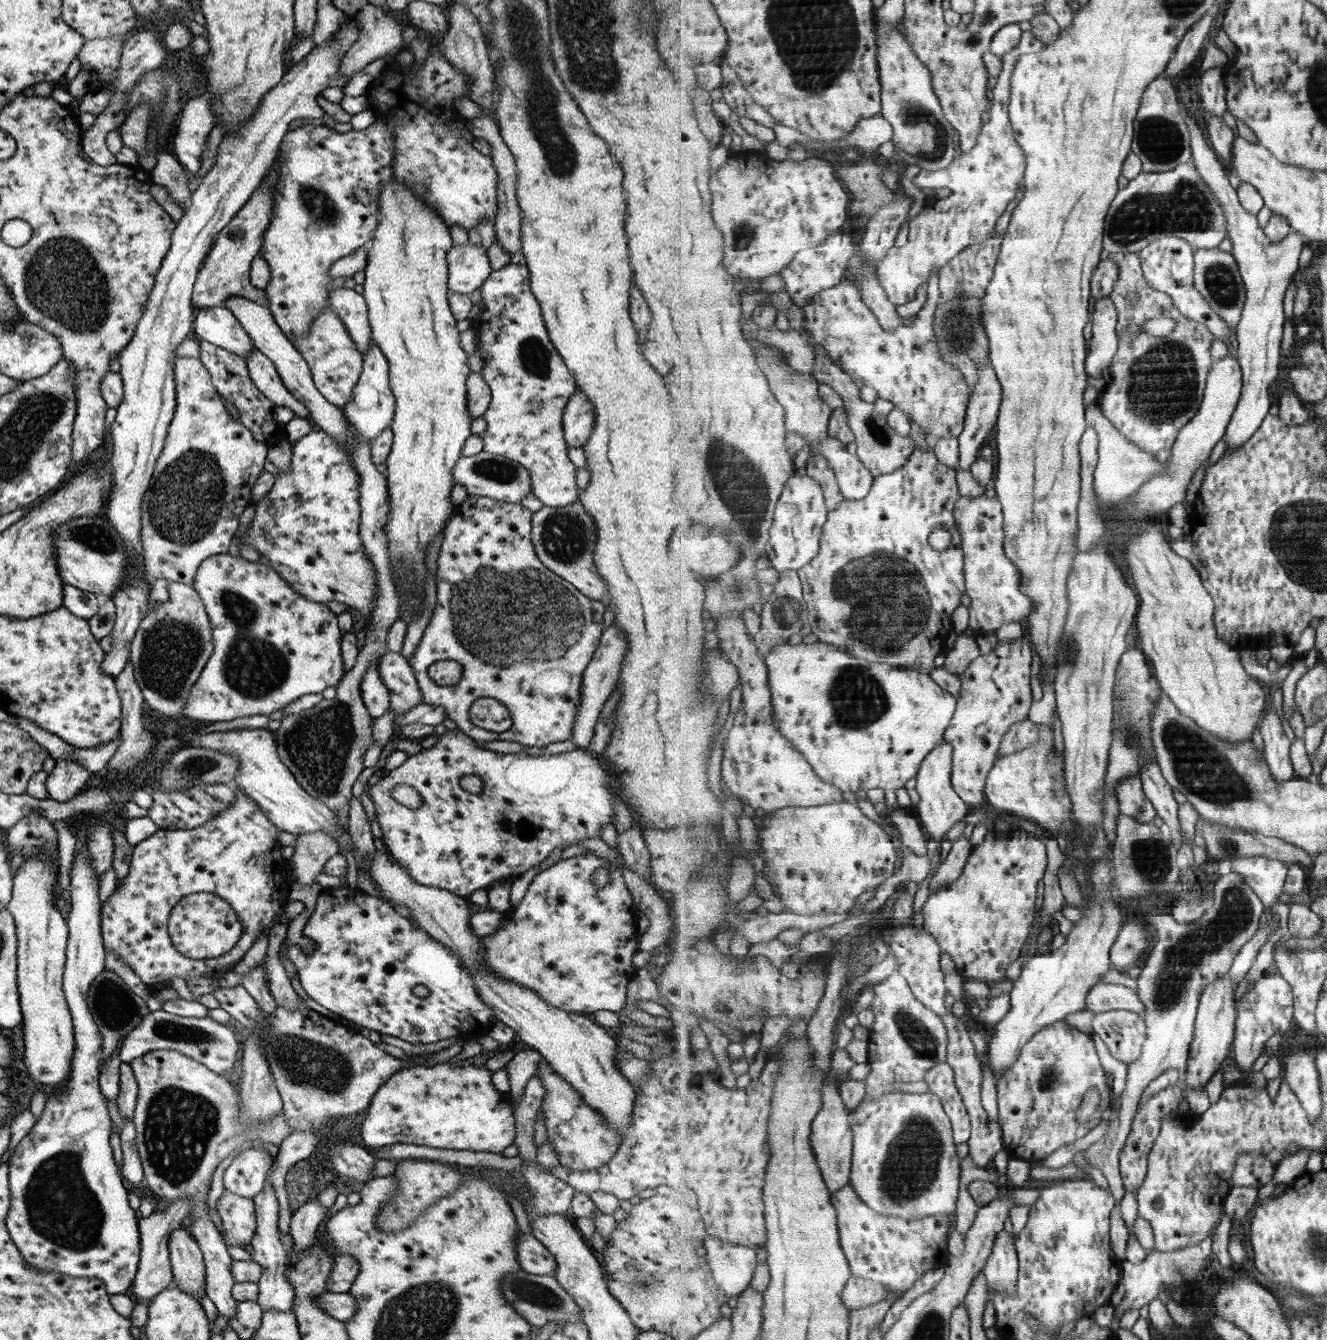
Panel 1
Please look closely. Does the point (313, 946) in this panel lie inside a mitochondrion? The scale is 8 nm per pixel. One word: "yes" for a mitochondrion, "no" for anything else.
no

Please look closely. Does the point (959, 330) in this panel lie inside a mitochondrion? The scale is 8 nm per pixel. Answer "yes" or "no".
yes

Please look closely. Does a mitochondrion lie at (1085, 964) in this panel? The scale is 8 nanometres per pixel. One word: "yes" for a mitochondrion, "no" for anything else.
no

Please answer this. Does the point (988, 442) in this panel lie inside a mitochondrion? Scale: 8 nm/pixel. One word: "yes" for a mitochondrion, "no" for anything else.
no

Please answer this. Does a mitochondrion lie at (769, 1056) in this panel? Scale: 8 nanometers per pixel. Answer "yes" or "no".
no

